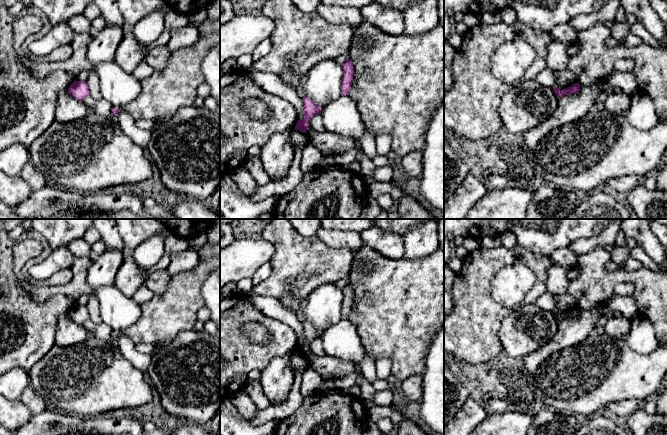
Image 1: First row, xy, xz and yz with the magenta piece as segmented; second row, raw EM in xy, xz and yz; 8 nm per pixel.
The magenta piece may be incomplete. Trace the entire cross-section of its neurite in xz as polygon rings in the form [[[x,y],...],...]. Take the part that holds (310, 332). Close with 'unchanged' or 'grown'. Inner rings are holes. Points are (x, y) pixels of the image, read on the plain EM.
[[[304,320],[304,340],[302,344],[298,344],[295,353],[306,357],[308,351],[310,350],[310,344],[316,338],[321,338],[322,333],[312,326],[308,321]]] | unchanged

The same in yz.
[[[575,307],[571,311],[568,311],[568,312],[563,313],[563,314],[559,314],[556,310],[554,310],[553,314],[554,314],[555,318],[557,319],[557,321],[561,322],[564,319],[570,319],[570,318],[578,317],[579,312],[580,312],[580,308]]] | unchanged

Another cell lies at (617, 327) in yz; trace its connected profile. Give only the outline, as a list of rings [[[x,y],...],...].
[[[612,316],[603,326],[604,333],[615,338],[622,338],[630,329],[631,320],[624,316]]]

